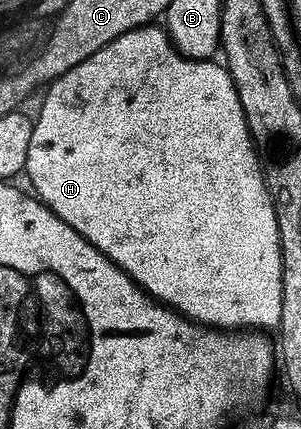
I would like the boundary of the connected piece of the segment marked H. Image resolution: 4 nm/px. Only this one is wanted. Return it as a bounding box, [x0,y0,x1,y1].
[25,28,281,331]

